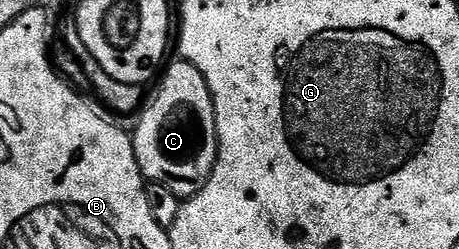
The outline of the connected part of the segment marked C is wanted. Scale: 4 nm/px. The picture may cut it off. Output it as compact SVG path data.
M176 60L164 66L157 90L149 106L147 101L140 110L137 130L132 130L131 136L135 159L146 182L167 187L177 197L188 199L205 186L217 162L217 124L207 79L190 61Z

